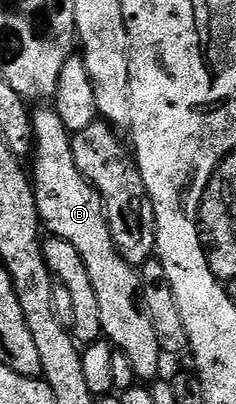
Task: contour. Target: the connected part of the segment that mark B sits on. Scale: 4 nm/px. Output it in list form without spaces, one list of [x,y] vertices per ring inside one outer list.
[[[40,106],[32,112],[32,139],[34,141],[34,155],[30,163],[30,179],[32,190],[36,194],[36,205],[40,215],[40,223],[45,229],[49,228],[52,236],[62,238],[82,254],[82,262],[86,262],[86,274],[90,274],[90,282],[94,285],[94,294],[98,294],[98,311],[102,318],[102,336],[112,345],[115,351],[126,354],[127,361],[134,370],[137,381],[152,382],[161,375],[160,360],[162,353],[158,346],[158,338],[154,338],[154,326],[144,310],[140,295],[140,273],[133,265],[128,264],[118,254],[112,241],[108,219],[104,213],[102,198],[94,190],[87,178],[74,166],[72,153],[72,136],[62,126],[62,118],[51,107]]]

